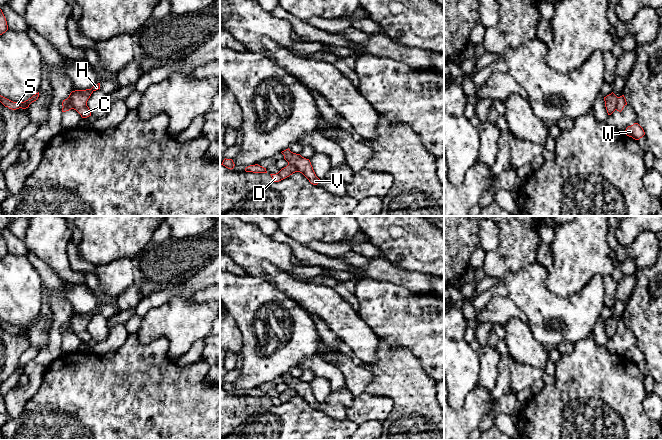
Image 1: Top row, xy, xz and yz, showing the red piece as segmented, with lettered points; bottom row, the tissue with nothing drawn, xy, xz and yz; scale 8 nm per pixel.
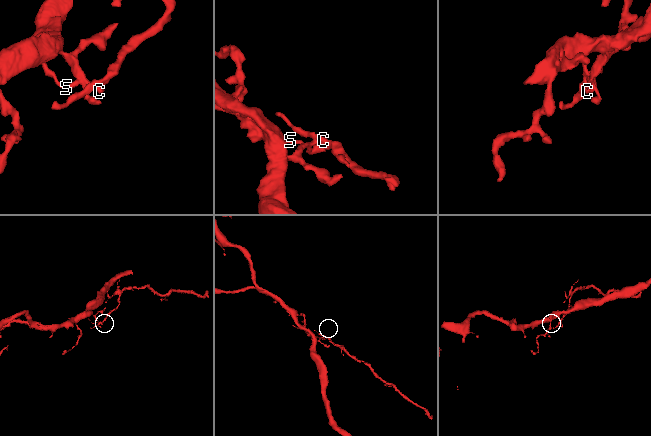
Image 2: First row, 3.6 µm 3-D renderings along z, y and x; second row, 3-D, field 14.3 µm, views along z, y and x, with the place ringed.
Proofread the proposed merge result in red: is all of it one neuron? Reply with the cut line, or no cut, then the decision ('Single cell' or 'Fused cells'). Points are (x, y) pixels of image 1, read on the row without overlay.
Split along yz (618, 321), (615, 333). Fused cells

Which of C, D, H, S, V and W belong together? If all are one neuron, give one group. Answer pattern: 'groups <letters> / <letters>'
groups C H V / D S W

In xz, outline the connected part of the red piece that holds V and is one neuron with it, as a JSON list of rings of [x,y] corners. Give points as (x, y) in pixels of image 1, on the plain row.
[[[289,372],[281,377],[284,379],[284,383],[288,388],[294,389],[298,396],[302,397],[311,408],[317,409],[319,407],[320,403],[316,400],[309,383],[302,381],[300,378],[291,376]]]

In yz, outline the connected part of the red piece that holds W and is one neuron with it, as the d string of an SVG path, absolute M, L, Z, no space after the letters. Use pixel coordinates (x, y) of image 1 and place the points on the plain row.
M634 347L633 349L626 352L625 358L635 364L639 364L645 359L645 356L638 347Z

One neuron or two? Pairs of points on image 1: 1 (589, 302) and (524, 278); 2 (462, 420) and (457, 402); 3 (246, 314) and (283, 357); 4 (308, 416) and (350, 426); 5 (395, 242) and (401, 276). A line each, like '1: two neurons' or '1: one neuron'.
1: one neuron
2: two neurons
3: one neuron
4: one neuron
5: two neurons

